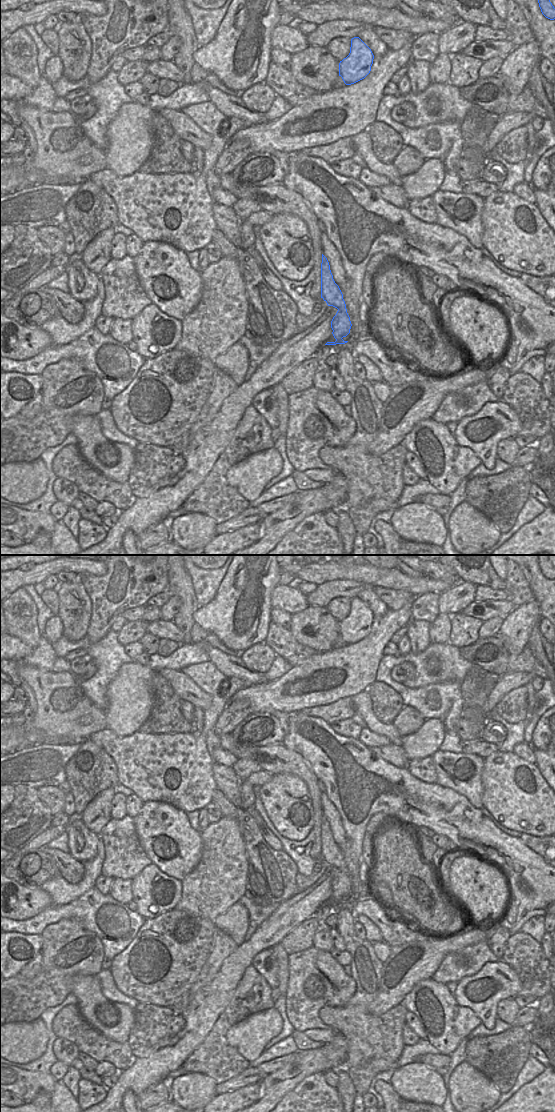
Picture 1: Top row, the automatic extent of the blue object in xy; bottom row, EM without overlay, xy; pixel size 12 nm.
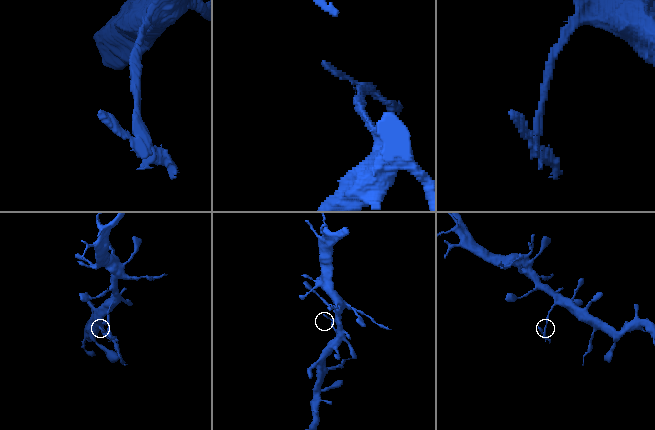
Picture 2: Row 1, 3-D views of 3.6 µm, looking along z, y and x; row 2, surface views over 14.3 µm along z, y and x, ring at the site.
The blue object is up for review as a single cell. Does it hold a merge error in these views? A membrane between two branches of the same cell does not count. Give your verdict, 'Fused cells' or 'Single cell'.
Fused cells.

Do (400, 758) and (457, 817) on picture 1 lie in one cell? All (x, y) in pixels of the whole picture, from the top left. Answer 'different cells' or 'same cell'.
different cells

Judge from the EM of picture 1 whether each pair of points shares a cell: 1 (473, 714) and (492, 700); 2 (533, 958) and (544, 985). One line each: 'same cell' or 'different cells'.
1: different cells
2: same cell

